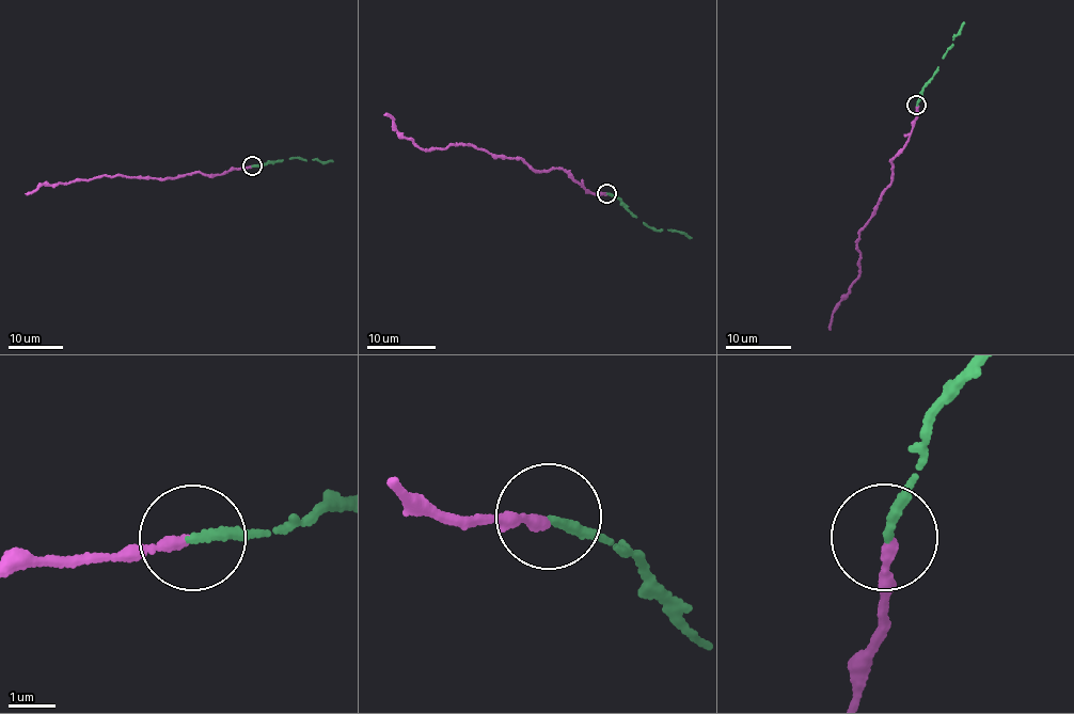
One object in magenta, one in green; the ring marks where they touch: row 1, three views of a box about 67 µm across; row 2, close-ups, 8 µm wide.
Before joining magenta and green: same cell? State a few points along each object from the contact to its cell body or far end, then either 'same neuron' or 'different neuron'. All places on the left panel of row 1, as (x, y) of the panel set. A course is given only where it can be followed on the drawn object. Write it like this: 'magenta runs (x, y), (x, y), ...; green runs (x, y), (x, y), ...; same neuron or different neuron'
magenta runs (252, 167), (219, 175), (196, 172), (162, 179), (101, 175), (56, 185), (45, 183), (25, 194); green runs (253, 167), (295, 158), (332, 160); same neuron

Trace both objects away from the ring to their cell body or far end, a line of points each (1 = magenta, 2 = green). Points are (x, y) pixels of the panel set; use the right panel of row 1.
1: (918, 106), (906, 142), (890, 161), (891, 183), (858, 233), (858, 278), (832, 314), (830, 330)
2: (916, 105), (964, 22)

